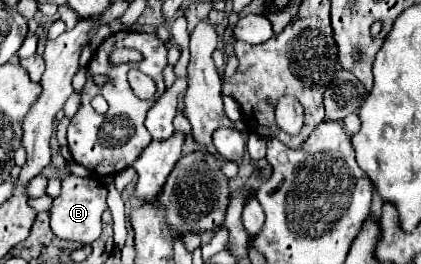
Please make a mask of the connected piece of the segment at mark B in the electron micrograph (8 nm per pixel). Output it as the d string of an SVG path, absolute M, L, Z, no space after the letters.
M65 176L61 180L61 194L53 200L53 206L49 210L51 214L51 230L55 236L61 240L71 240L71 242L81 242L81 244L91 244L101 236L101 214L107 208L107 188L103 184L89 186L89 176Z

